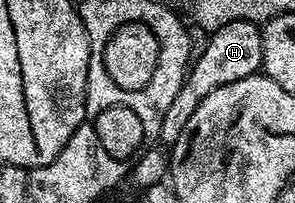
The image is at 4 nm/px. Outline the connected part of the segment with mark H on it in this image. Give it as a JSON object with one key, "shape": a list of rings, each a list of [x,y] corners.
{"shape":[[[239,20],[238,22],[227,23],[220,27],[218,31],[209,35],[208,42],[197,58],[193,61],[184,84],[178,94],[174,96],[170,107],[163,114],[162,126],[160,127],[159,143],[166,148],[175,147],[182,130],[185,129],[186,122],[190,120],[194,110],[210,94],[211,90],[218,86],[229,85],[240,78],[255,75],[262,66],[262,30],[255,21]]]}

